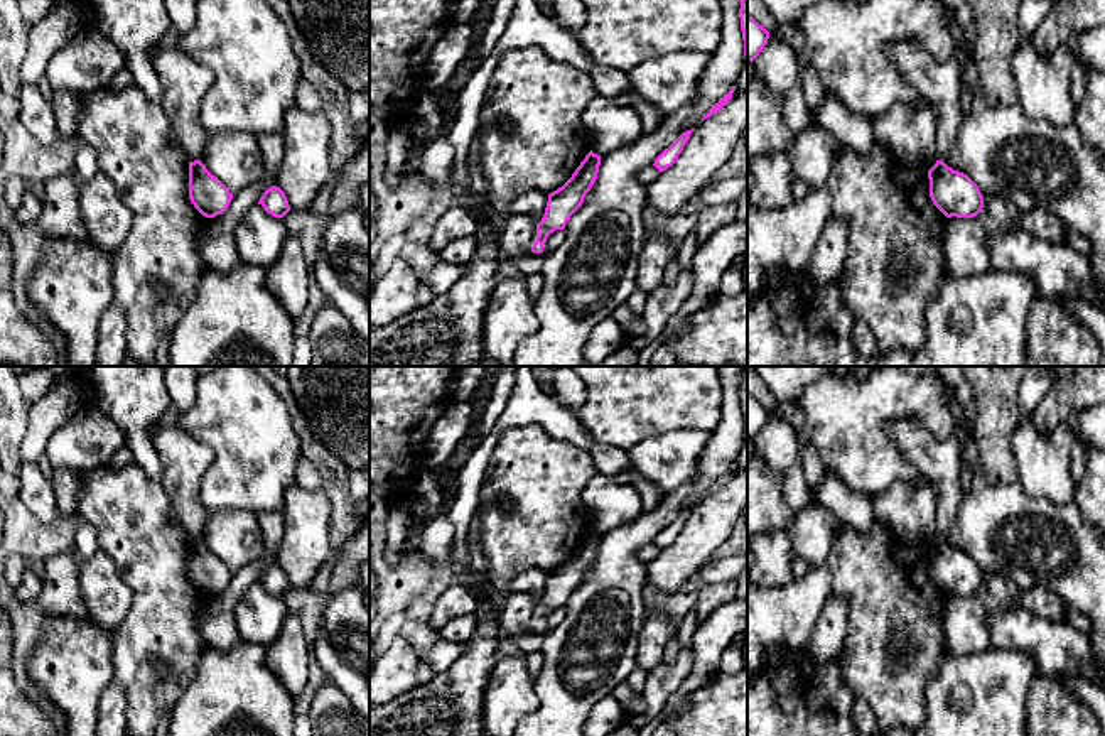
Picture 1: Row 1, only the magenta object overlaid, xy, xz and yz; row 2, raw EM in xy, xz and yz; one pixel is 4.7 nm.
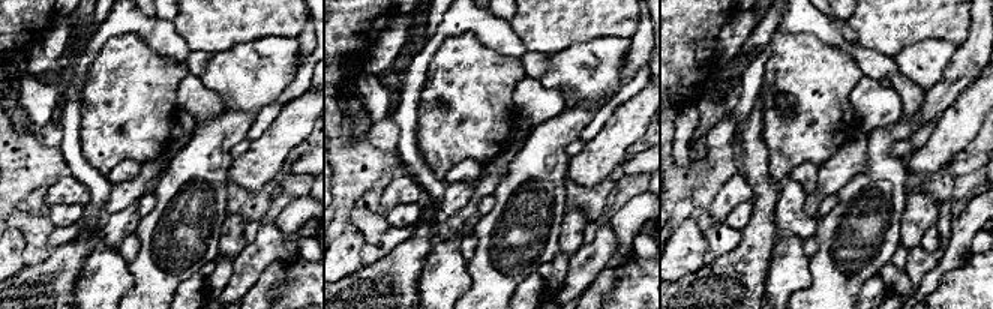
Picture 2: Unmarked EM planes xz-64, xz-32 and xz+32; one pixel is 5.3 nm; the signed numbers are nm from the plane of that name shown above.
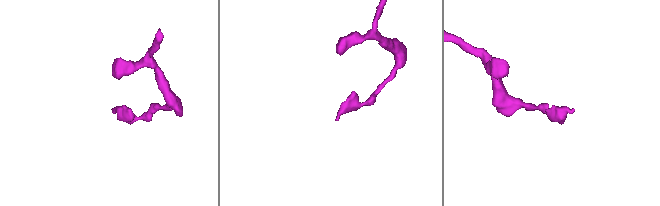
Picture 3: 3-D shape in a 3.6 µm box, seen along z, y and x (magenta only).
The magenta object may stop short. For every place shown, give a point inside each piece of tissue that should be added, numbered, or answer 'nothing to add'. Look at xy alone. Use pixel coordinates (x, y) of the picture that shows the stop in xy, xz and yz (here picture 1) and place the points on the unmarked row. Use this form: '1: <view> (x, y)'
nothing to add

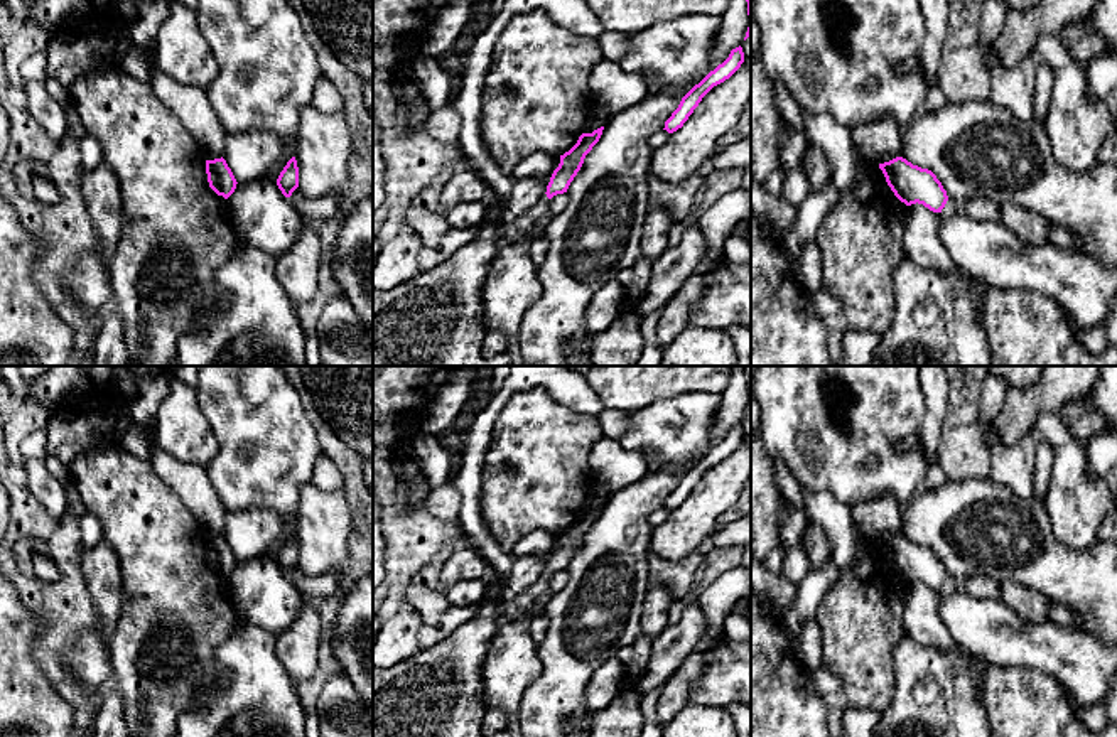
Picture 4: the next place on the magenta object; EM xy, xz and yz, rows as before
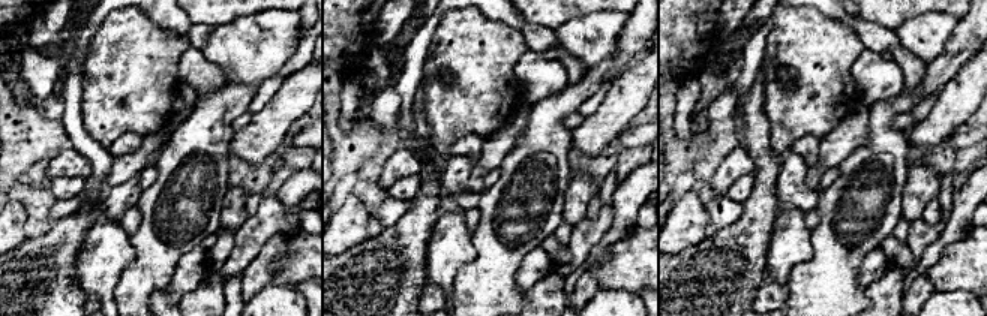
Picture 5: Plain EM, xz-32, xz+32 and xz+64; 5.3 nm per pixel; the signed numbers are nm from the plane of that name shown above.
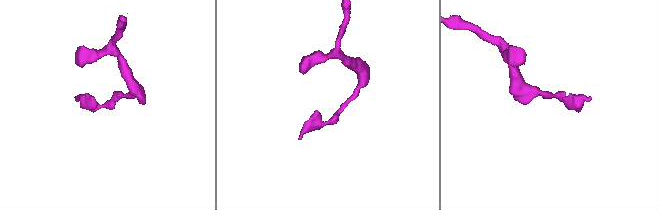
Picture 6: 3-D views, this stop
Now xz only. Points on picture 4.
1: xz (520, 607)

